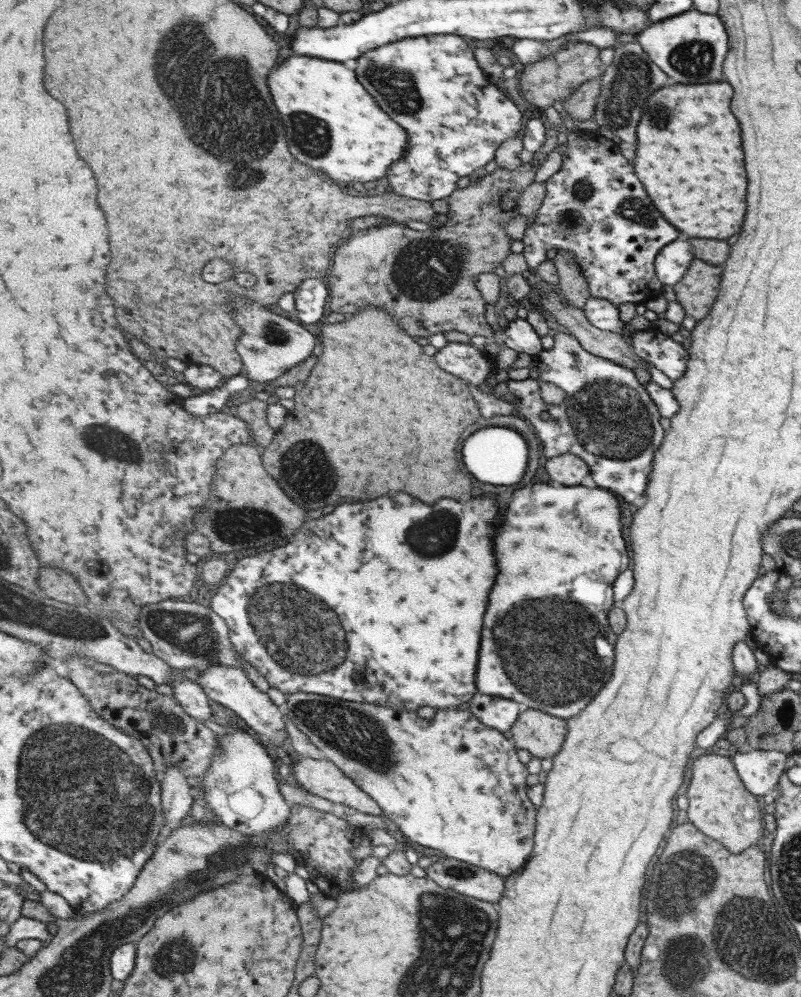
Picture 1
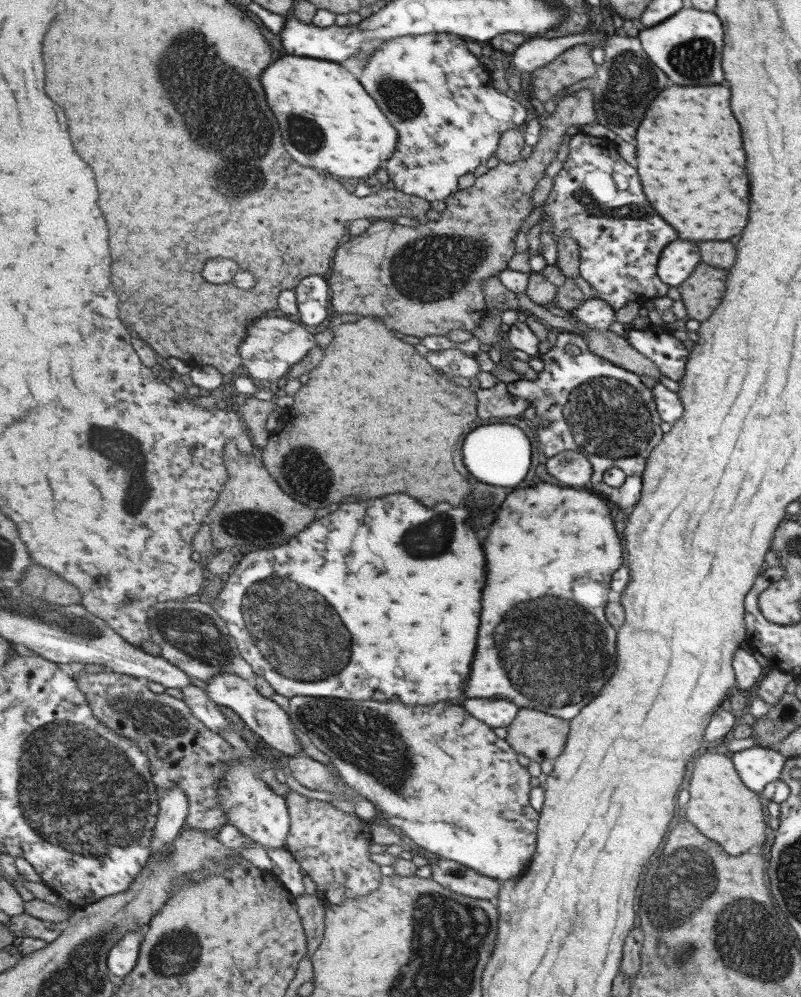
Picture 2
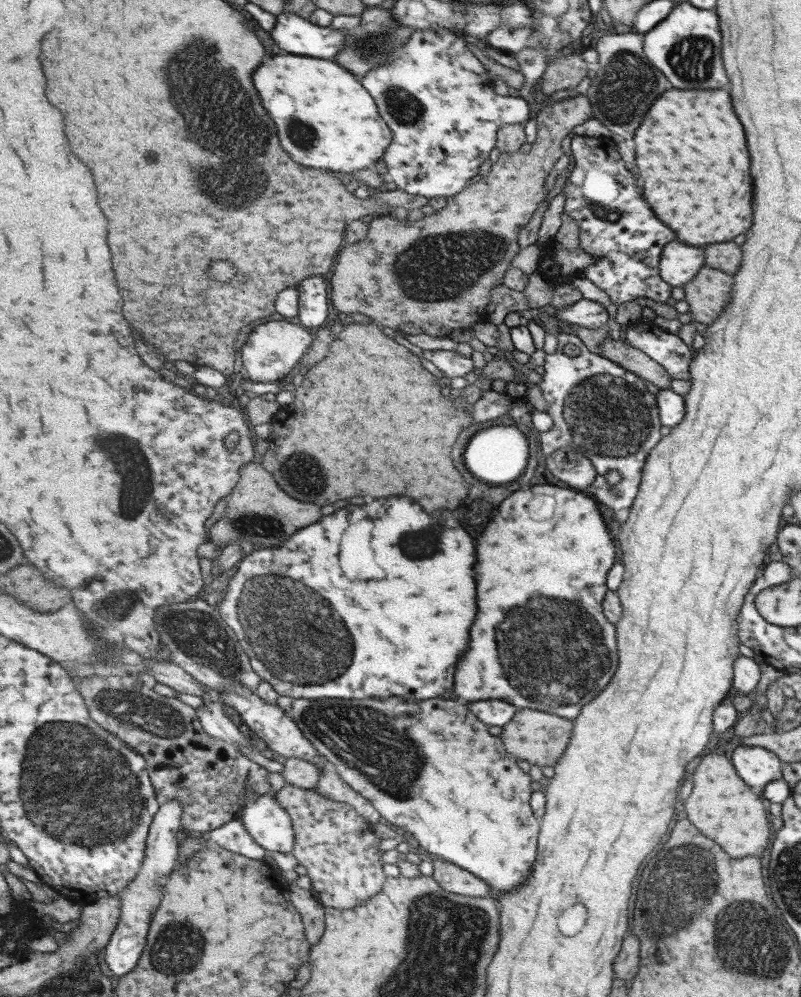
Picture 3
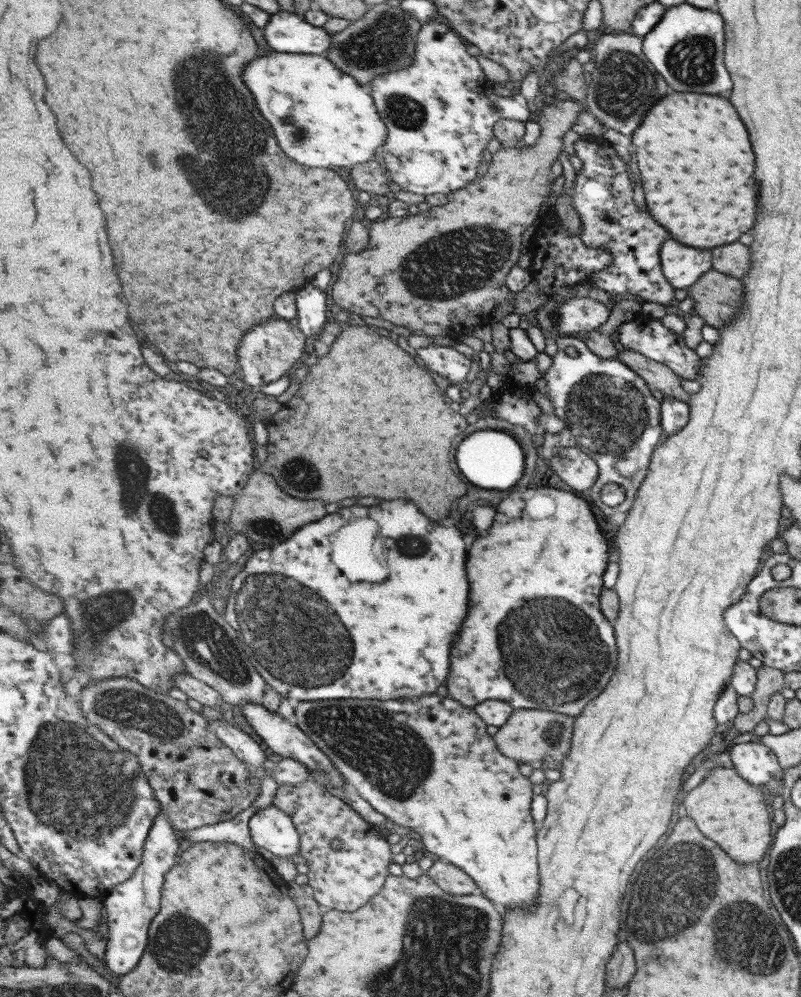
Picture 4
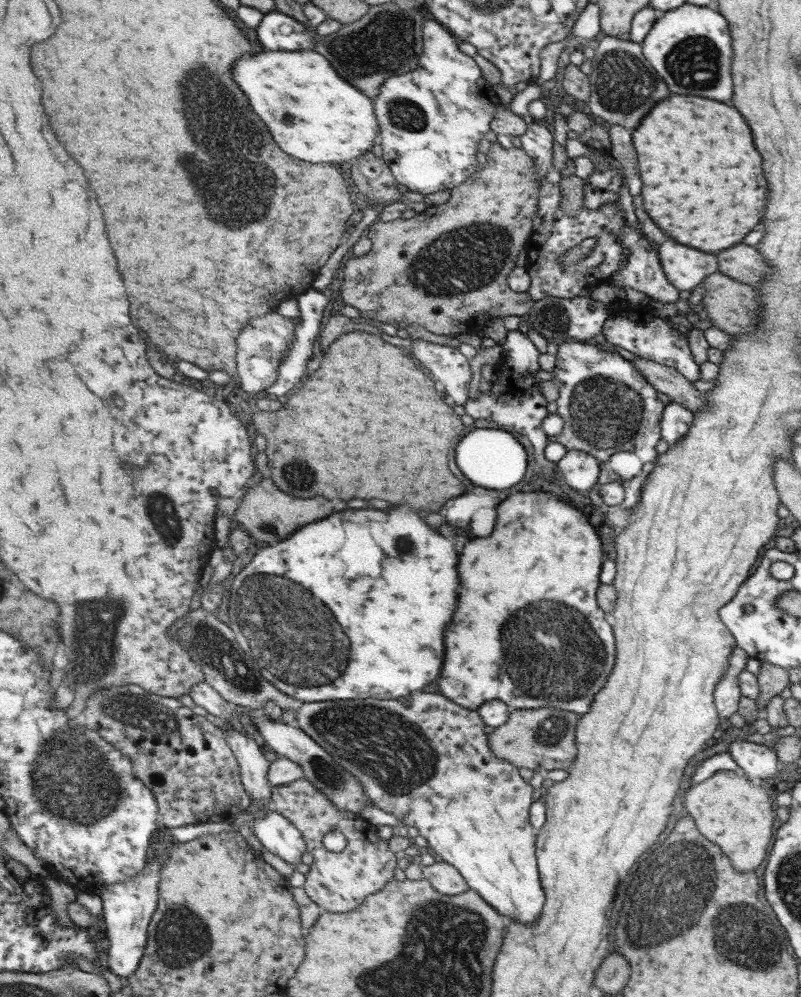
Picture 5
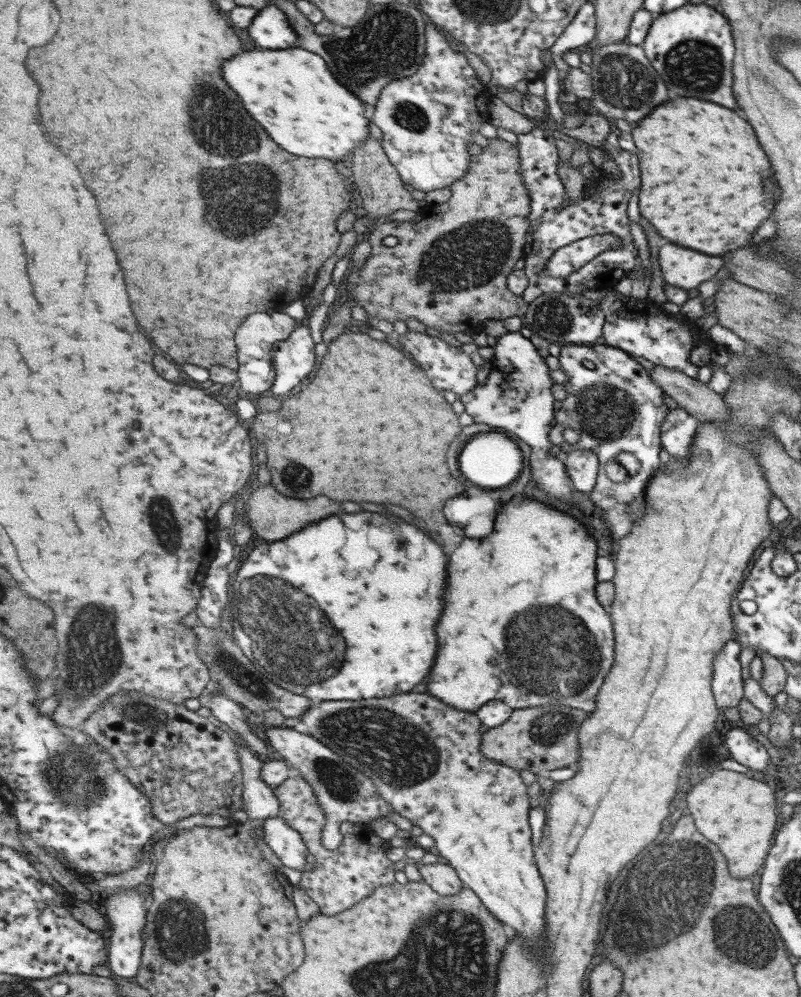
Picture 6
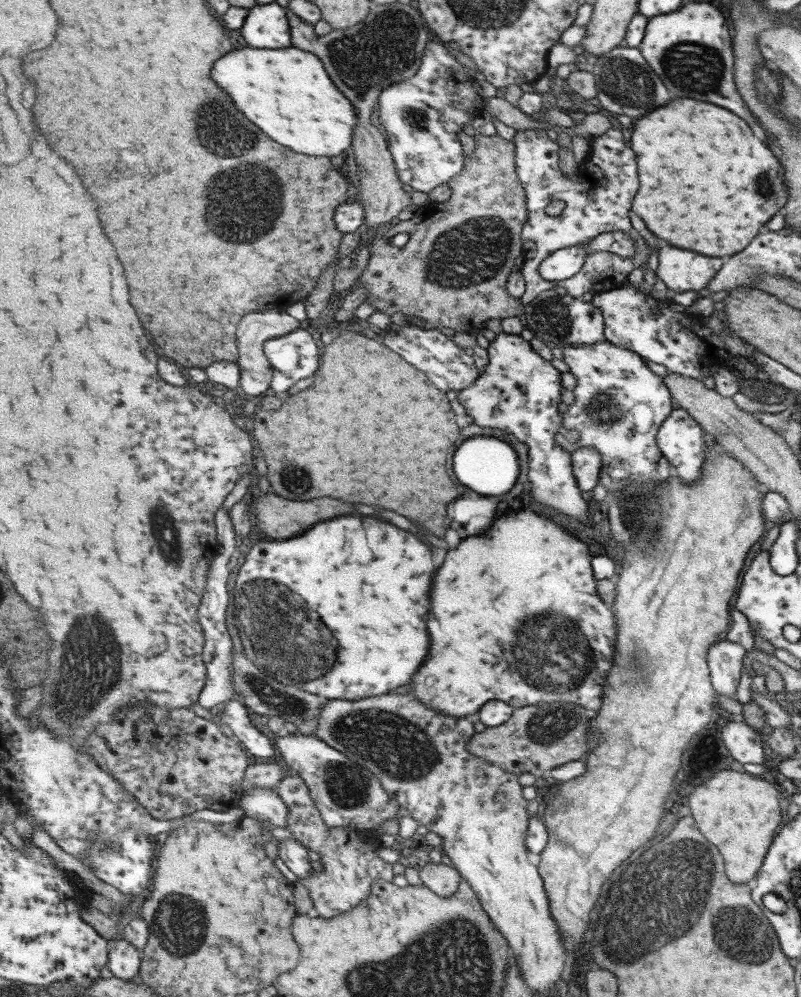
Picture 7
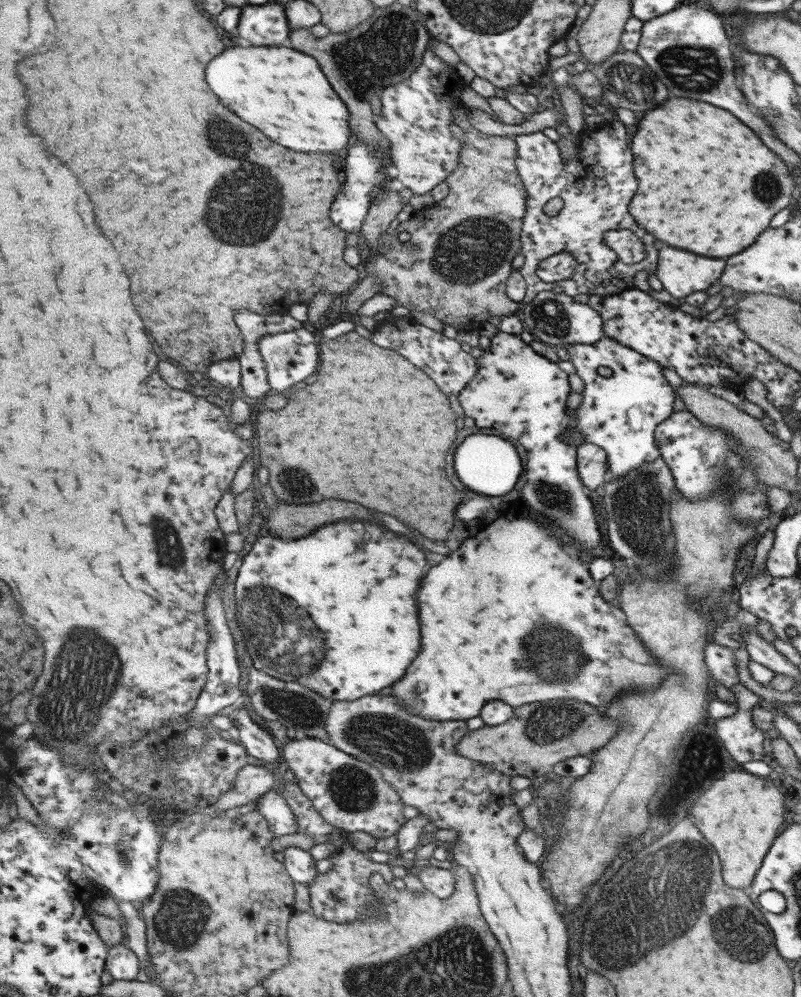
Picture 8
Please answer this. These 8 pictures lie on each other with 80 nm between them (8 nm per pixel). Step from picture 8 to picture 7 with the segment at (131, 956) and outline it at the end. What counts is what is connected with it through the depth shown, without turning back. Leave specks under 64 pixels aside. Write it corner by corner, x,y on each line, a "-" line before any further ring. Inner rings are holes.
119,936
110,942
109,962
107,968
114,977
131,981
140,975
143,952
127,939

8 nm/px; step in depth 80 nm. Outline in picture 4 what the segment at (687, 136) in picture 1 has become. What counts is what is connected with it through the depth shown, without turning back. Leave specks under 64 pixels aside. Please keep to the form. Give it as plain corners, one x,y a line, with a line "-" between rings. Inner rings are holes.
679,92
667,94
651,106
651,110
641,120
639,128
633,132
631,142
635,144
635,160
637,160
637,168
639,168
639,176
641,176
641,184
643,184
645,206
649,206
649,214
653,214
653,218
657,218
657,222
661,222
661,226
665,226
669,230
669,234
673,234
673,238
677,238
677,242
685,242
685,246
693,246
693,248
723,246
723,244
735,242
743,232
747,232
753,226
755,206
757,206
757,184
753,180
753,154
749,148
747,132
739,120
739,116
735,114
733,106
725,98
713,96
713,94
679,94

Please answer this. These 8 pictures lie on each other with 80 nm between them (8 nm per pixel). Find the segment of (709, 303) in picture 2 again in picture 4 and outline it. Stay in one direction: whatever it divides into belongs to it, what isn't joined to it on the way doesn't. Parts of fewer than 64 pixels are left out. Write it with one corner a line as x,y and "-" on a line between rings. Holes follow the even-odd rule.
706,270
686,289
688,297
692,298
692,308
701,317
704,324
715,329
726,325
737,313
742,305
742,284
735,277
725,276
715,270

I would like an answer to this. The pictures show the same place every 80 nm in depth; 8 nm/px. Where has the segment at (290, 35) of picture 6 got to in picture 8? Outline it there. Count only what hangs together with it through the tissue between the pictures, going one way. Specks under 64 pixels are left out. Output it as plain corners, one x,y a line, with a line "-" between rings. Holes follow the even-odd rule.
281,3
242,7
239,36
253,42
253,46
283,46
291,37
286,7

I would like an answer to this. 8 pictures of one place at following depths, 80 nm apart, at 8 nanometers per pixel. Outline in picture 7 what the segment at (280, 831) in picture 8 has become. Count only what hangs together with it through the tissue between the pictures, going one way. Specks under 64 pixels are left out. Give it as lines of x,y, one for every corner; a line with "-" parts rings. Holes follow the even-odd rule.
259,787
249,789
248,793
242,796
238,806
246,816
257,818
267,826
269,824
288,826
289,807
280,797
277,789

